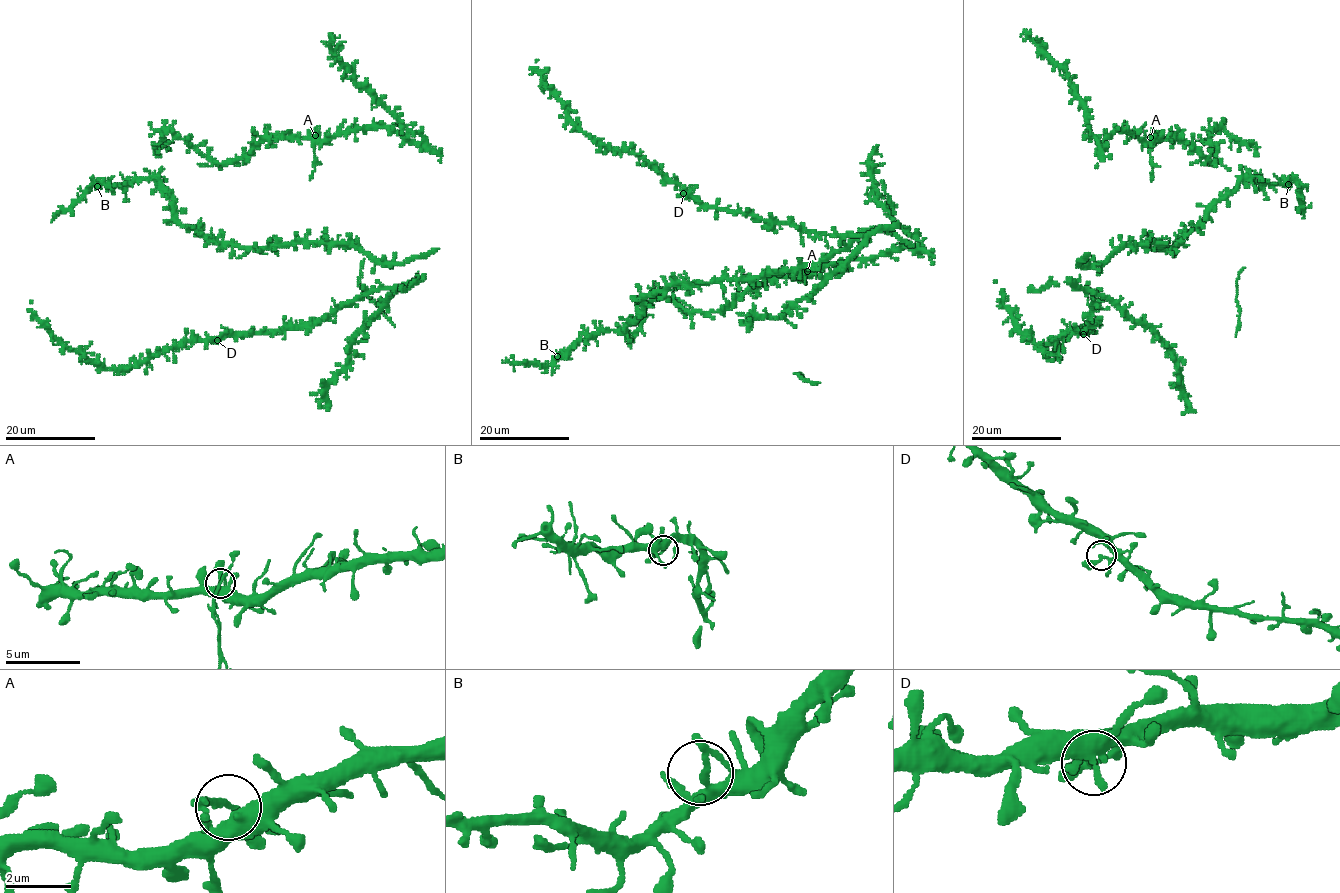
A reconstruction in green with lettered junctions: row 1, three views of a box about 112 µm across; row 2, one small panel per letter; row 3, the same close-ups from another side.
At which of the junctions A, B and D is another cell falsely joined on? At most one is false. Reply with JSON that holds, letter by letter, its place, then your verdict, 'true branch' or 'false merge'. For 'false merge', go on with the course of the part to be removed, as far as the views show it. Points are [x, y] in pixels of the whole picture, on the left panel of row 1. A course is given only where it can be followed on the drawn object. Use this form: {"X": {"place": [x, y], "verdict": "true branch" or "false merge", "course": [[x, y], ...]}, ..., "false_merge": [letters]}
{"A": {"place": [315, 135], "verdict": "false merge", "course": [[315, 136], [314, 172], [310, 179]]}, "B": {"place": [97, 186], "verdict": "true branch"}, "D": {"place": [217, 340], "verdict": "true branch"}, "false_merge": ["A"]}

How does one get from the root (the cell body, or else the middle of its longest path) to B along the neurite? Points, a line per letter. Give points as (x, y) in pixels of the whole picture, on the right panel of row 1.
B: (1186, 233), (1201, 223), (1209, 209), (1243, 179), (1252, 177), (1262, 183), (1288, 184)

